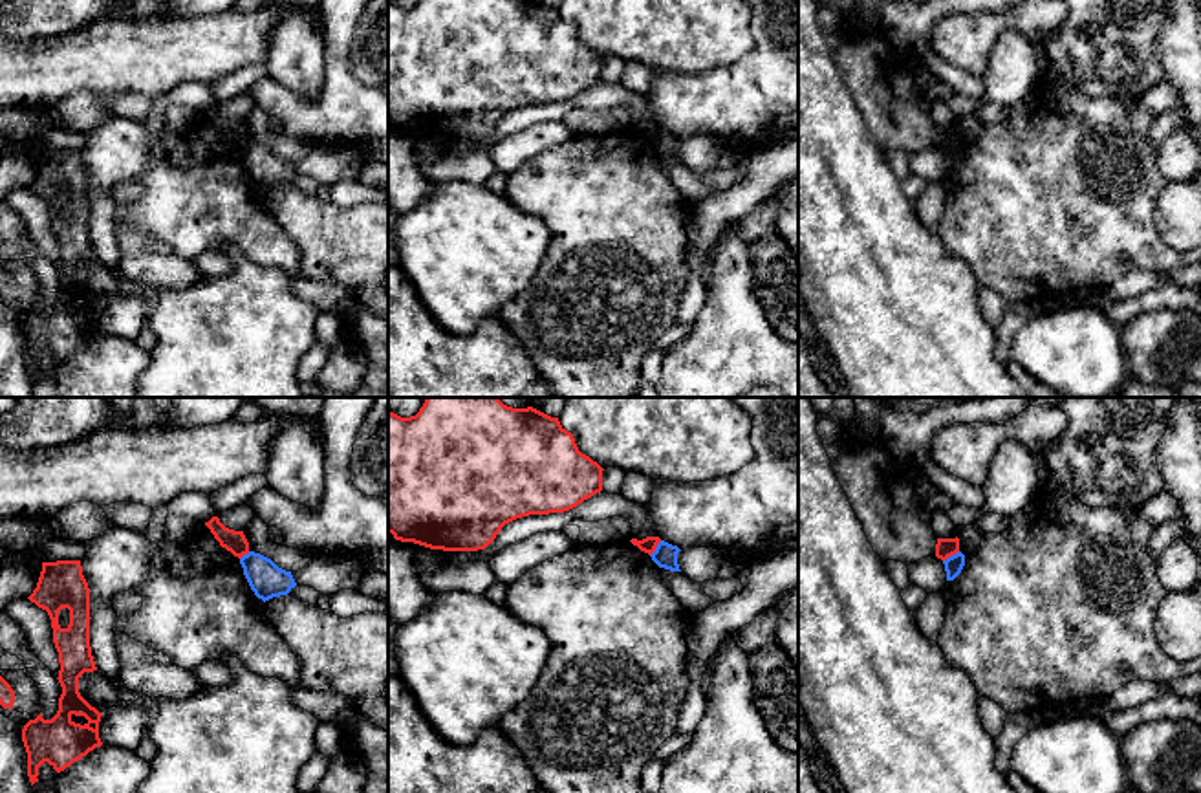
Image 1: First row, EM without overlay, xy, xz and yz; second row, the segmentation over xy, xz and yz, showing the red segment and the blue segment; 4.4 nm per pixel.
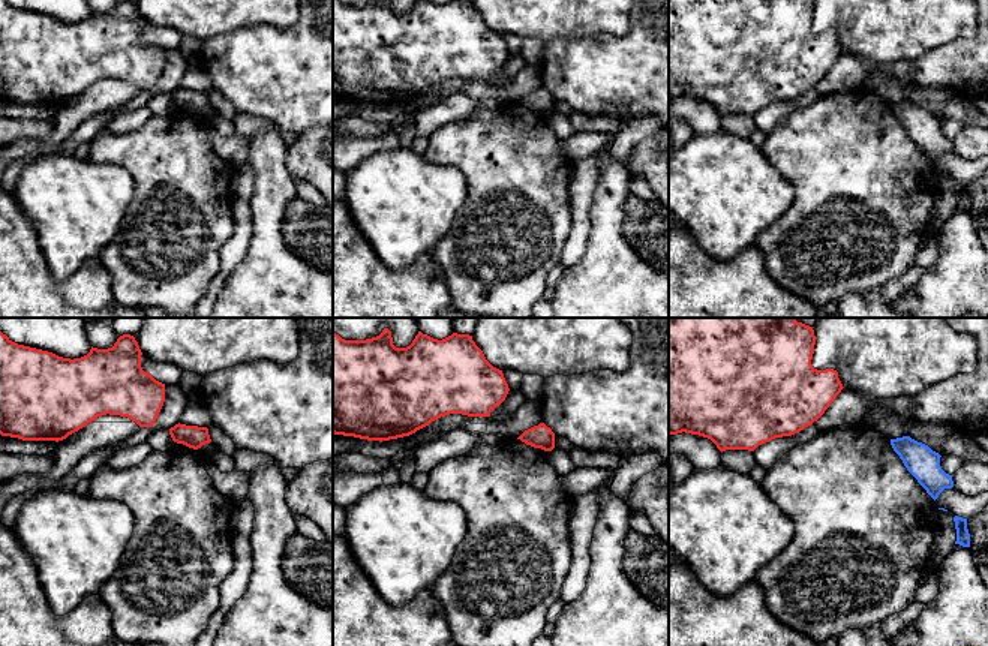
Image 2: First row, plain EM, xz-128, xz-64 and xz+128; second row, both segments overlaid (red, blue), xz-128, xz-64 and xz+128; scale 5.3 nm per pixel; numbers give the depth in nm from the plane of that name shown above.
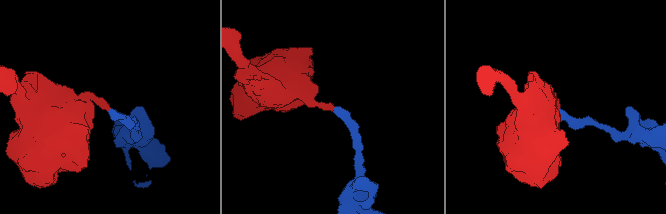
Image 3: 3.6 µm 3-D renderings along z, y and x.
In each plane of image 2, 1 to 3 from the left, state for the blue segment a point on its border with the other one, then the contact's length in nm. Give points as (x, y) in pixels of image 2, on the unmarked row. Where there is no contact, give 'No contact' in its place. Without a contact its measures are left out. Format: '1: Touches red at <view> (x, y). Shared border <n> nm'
1: No contact
2: No contact
3: No contact

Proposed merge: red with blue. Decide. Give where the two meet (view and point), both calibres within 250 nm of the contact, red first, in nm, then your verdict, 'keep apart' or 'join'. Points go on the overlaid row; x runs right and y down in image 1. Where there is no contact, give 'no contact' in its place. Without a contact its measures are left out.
yz (951, 555) | 90/80 nm | keep apart

